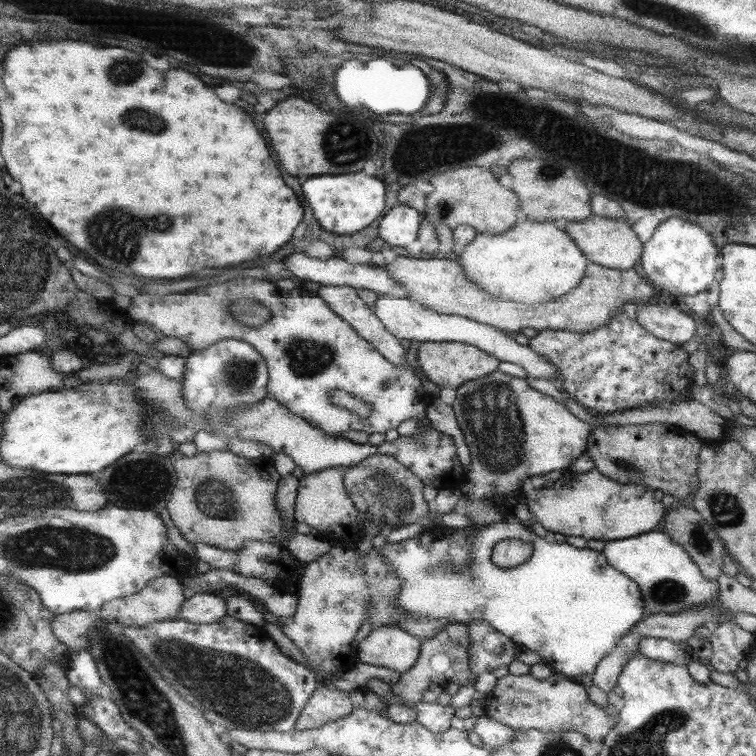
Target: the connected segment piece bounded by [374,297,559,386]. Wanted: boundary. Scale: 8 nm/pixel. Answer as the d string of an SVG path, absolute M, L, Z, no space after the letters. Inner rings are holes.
M383 297L375 302L374 314L384 323L384 326L399 340L410 340L419 342L457 342L472 344L484 352L499 357L501 361L510 362L521 366L527 376L532 378L548 378L554 385L559 386L556 380L556 367L542 355L538 355L530 345L518 343L512 339L510 333L494 328L492 325L482 324L468 317L448 315L439 313L426 307L422 303L412 301L408 298Z

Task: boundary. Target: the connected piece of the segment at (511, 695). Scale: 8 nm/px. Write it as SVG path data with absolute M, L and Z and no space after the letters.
M509 674L498 678L496 687L485 698L485 716L498 720L516 732L526 732L536 728L540 732L580 732L592 742L604 742L604 736L616 724L619 711L614 705L600 707L586 694L586 688L574 684L562 675L553 674L546 680L538 680L531 674L513 676Z

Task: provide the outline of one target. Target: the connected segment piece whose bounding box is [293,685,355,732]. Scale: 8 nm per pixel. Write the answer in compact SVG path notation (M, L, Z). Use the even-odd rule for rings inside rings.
M322 685L312 694L311 699L304 704L299 720L294 726L295 731L316 730L326 722L342 720L355 711L348 693L328 690Z

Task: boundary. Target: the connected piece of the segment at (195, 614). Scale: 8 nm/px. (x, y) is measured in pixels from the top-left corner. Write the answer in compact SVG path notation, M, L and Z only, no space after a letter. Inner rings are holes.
M197 591L184 601L176 618L190 621L191 624L214 624L227 616L227 610L225 594Z

